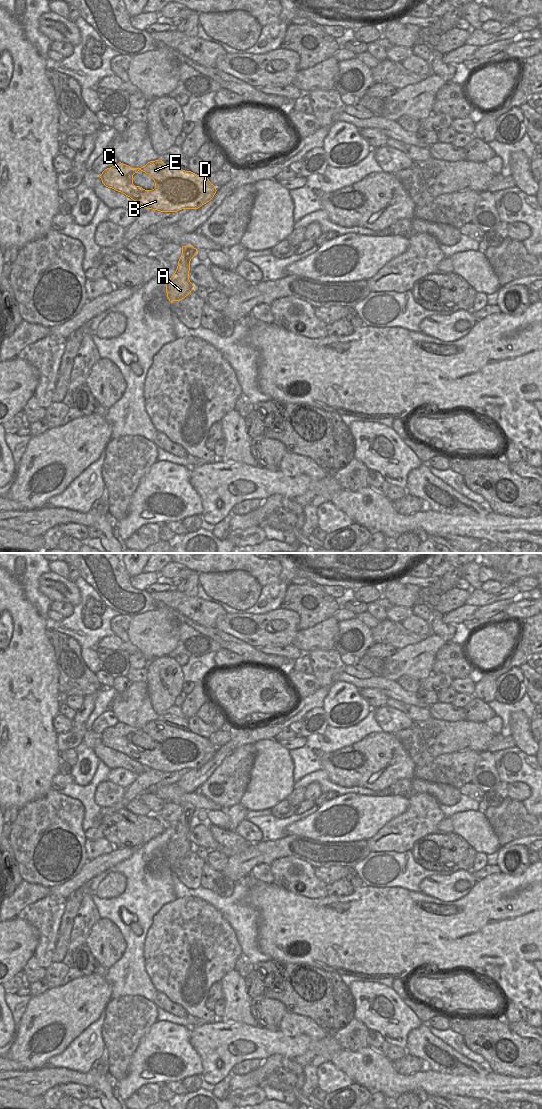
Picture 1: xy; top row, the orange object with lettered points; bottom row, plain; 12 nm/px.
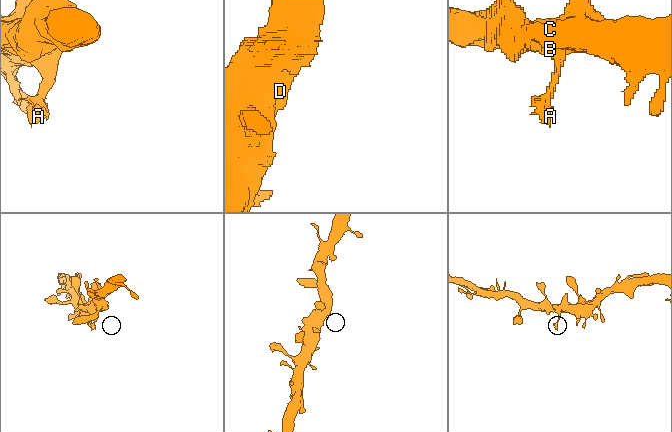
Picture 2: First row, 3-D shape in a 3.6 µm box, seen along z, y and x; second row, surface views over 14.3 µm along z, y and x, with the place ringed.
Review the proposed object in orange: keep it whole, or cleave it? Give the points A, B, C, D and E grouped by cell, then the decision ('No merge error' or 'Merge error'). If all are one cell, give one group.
Groups: A B C D E. No merge error

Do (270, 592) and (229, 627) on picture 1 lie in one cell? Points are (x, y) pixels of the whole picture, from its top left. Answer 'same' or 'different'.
different

